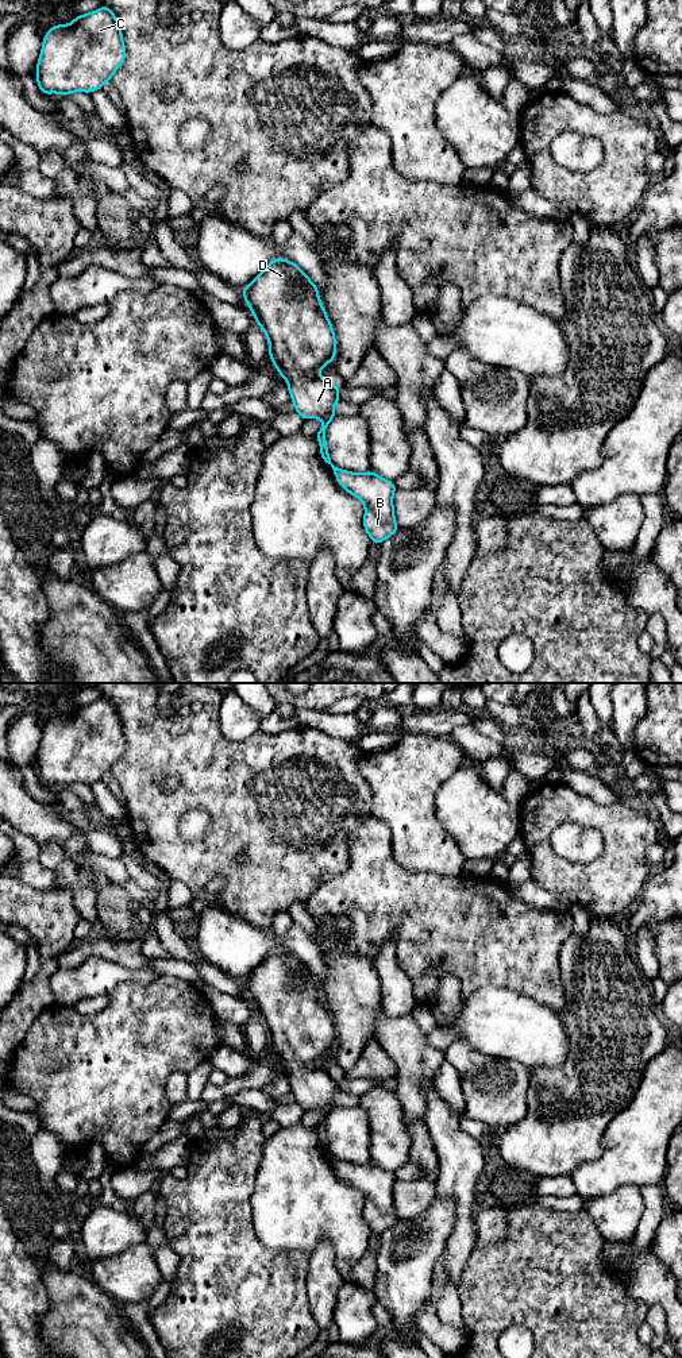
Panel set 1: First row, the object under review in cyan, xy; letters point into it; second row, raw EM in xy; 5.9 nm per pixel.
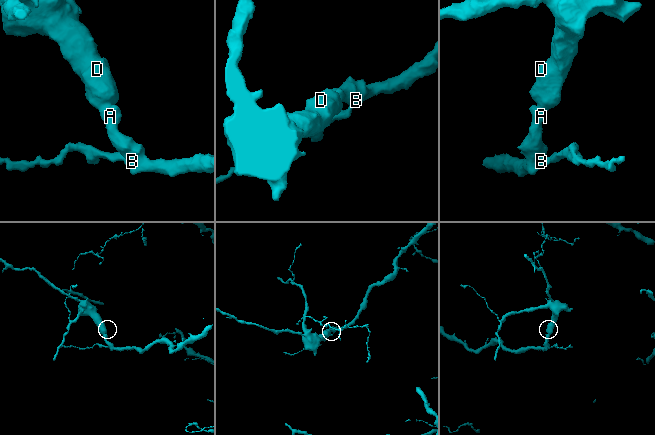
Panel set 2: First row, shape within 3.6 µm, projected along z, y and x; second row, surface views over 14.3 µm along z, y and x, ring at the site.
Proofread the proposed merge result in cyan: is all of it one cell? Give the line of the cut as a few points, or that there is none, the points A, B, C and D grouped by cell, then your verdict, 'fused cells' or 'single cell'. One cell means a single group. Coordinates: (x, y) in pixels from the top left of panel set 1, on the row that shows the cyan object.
no cut | A B C D | single cell

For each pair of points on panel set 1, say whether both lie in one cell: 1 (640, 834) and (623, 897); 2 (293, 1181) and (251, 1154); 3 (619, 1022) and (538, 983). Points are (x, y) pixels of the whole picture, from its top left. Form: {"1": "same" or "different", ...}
{"1": "same", "2": "different", "3": "different"}

